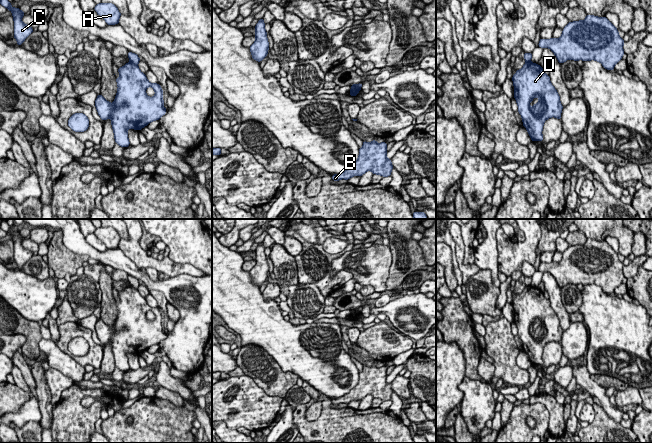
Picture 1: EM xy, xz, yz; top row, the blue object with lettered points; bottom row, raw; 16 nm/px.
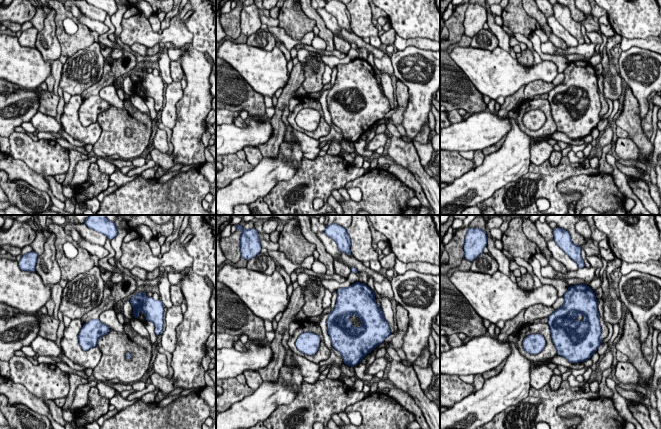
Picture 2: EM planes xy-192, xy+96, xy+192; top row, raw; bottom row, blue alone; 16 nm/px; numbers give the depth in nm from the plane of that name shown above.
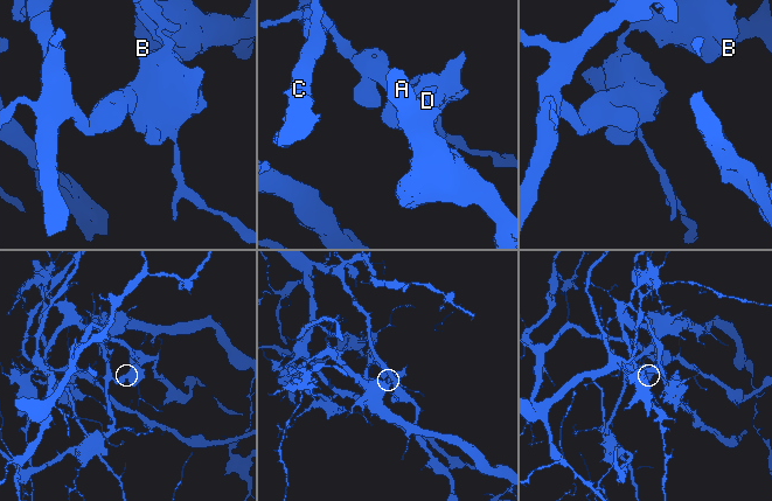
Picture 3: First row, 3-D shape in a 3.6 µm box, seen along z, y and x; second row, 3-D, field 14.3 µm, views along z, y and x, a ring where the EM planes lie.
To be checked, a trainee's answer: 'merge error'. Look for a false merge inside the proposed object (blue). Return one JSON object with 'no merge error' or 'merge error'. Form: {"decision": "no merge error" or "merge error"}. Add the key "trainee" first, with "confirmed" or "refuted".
{"trainee": "confirmed", "decision": "merge error"}

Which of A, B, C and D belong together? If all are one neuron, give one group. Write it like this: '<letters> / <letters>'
A B / C D

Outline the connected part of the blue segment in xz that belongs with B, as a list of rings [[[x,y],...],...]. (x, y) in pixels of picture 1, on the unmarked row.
[[[363,365],[363,370],[359,372],[358,383],[345,395],[333,398],[332,404],[348,404],[353,400],[362,400],[367,395],[383,401],[391,400],[393,393],[391,383],[387,382],[387,367],[377,367]]]

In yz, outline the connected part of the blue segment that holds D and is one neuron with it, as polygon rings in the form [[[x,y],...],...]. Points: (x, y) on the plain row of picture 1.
[[[531,285],[516,295],[512,305],[523,350],[532,366],[543,365],[544,346],[551,341],[561,343],[563,330],[558,316],[544,293]]]

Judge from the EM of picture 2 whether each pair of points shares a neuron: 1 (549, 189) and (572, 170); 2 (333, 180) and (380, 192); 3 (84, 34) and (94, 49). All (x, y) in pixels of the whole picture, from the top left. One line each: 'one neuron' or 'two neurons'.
1: one neuron
2: two neurons
3: two neurons

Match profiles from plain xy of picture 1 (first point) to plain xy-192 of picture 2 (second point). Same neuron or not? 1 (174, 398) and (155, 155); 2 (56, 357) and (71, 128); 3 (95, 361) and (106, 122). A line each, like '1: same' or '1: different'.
1: same
2: different
3: different

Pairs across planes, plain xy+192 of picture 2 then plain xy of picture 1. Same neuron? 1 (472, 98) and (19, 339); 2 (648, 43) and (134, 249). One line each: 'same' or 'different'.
1: different
2: same

